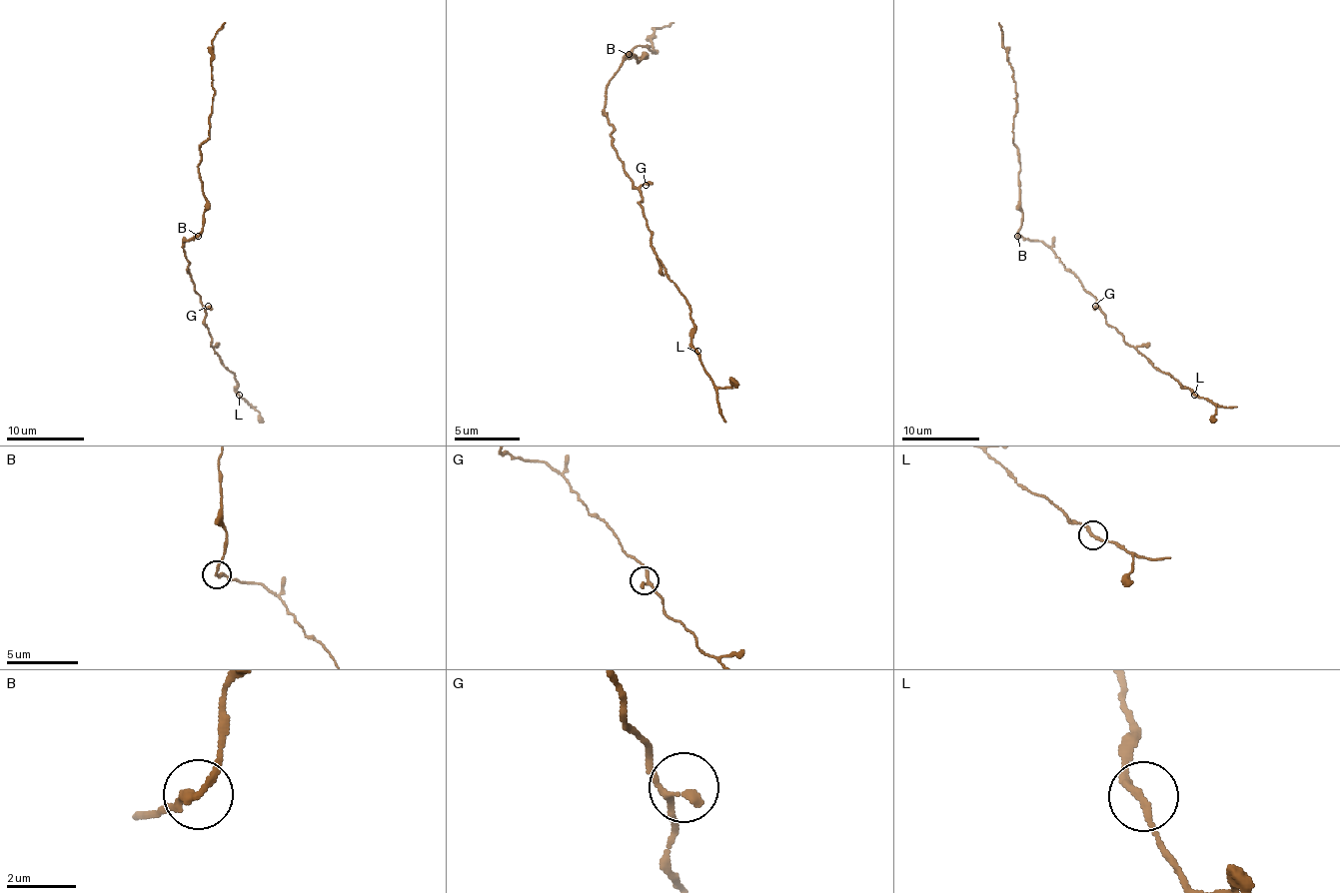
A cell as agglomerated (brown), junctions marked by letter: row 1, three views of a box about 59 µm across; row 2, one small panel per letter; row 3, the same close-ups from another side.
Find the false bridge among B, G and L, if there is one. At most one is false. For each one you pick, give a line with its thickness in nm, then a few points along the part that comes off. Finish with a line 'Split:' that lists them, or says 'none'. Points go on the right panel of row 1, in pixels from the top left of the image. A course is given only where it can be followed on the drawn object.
Split: none

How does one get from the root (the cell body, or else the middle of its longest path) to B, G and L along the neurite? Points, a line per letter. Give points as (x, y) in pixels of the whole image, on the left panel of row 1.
B: (183, 249), (185, 241), (198, 236)
G: (183, 249), (194, 292), (206, 307), (208, 306)
L: (183, 249), (194, 292), (206, 311), (204, 323), (212, 337), (212, 348), (233, 373), (239, 395)

